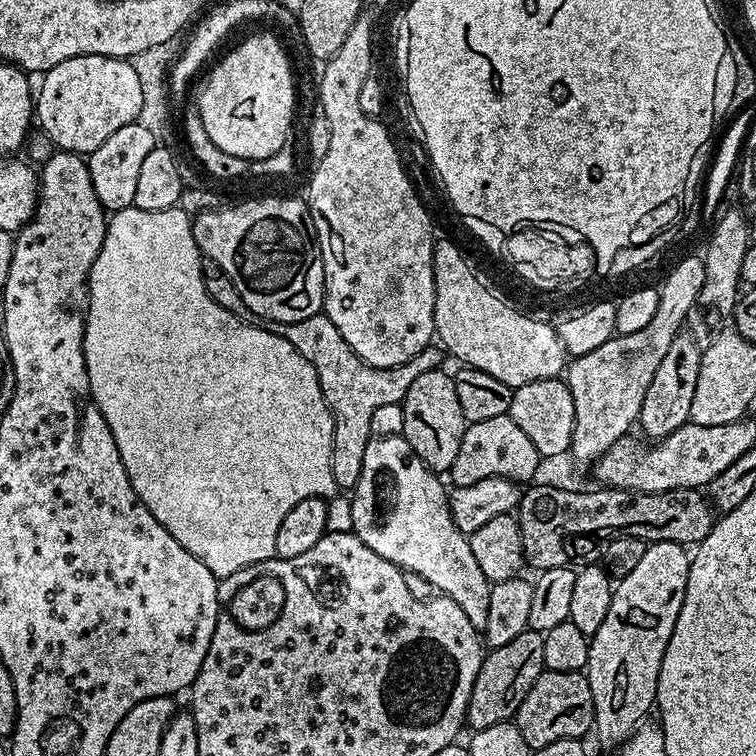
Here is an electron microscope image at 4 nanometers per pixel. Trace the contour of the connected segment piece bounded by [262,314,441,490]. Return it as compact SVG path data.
M323 314L302 318L302 322L293 324L279 324L273 320L266 320L262 326L274 334L285 336L290 346L294 346L294 350L298 350L298 354L302 354L302 358L306 358L306 362L314 366L318 382L322 386L324 401L332 411L334 422L330 474L334 474L337 489L352 490L362 473L362 460L372 436L370 418L373 417L374 410L377 410L378 406L401 403L406 398L406 390L410 390L414 378L437 371L441 367L441 349L429 346L414 354L410 362L402 362L402 366L375 368L362 362L362 358L358 358L358 354L354 354L354 350L346 346L346 338L338 334L338 326L334 326L334 322L330 322L330 318Z

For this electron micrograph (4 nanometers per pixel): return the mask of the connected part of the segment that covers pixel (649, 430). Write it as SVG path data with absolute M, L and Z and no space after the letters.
M687 334L678 335L674 342L670 342L662 363L658 365L658 370L654 370L654 378L650 378L650 386L646 386L646 398L642 398L638 428L649 436L649 441L666 438L691 421L690 405L694 402L694 389L698 386L701 351L694 337Z

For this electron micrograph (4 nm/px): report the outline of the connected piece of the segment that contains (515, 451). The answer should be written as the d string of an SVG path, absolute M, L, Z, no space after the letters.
M507 415L489 418L486 422L474 422L465 427L462 446L458 446L458 454L454 457L450 469L450 477L452 476L453 480L451 483L457 488L474 486L474 482L482 482L482 478L495 476L517 482L528 482L539 470L540 463L542 457L538 450L534 450L534 442L526 438L526 433L512 419Z

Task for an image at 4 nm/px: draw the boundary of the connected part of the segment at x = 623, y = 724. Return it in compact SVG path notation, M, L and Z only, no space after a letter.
M667 540L657 544L648 544L646 554L638 561L635 570L619 577L612 590L610 610L602 626L590 638L590 654L586 675L590 682L590 694L594 698L594 732L600 735L604 744L619 746L632 735L641 724L645 723L648 711L653 711L656 702L658 674L662 670L662 658L666 654L666 646L670 642L670 634L674 634L674 622L678 622L678 610L682 610L682 598L686 598L686 582L688 581L688 565L690 552L683 544L675 544Z

